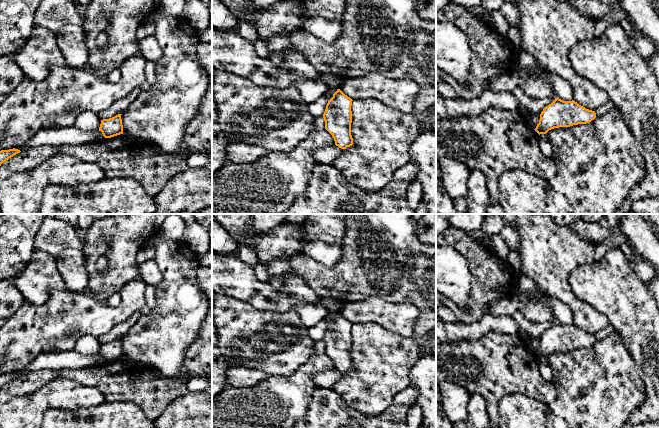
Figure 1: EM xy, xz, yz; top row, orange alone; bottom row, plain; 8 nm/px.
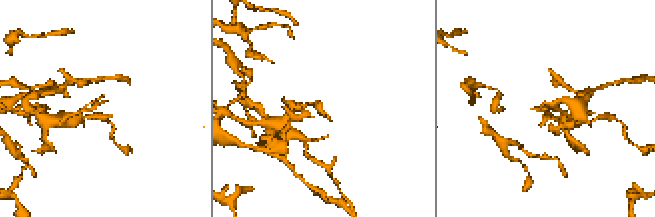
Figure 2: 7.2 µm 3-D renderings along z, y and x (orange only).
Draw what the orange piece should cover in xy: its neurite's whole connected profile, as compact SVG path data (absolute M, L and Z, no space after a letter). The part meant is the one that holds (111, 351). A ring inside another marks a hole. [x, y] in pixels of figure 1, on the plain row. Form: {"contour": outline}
{"contour": "M118 338L112 342L101 344L99 355L102 356L105 362L111 362L123 358L121 339L122 338Z"}

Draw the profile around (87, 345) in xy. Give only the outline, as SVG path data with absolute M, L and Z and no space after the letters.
M87 335L78 339L74 350L81 355L98 355L100 348L101 343L98 338Z

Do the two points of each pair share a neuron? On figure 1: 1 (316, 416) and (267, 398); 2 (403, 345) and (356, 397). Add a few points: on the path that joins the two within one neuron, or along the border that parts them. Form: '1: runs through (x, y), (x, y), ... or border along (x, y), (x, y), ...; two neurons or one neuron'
1: border along (315, 390), (308, 404), (307, 411), (301, 417); two neurons
2: runs through (390, 358), (369, 384); one neuron

